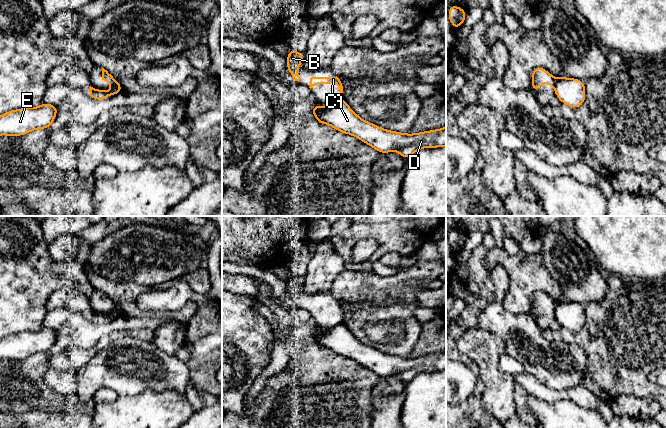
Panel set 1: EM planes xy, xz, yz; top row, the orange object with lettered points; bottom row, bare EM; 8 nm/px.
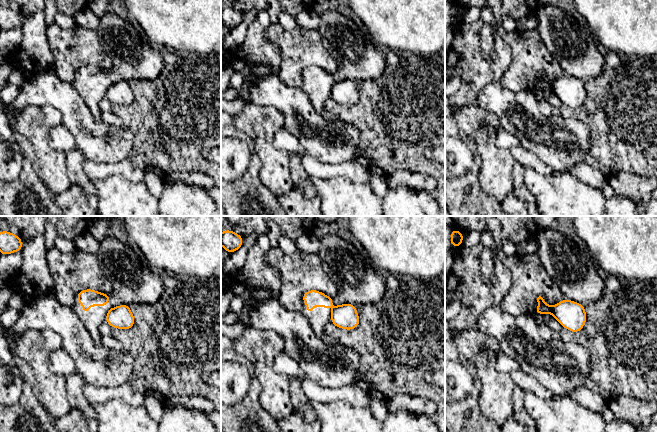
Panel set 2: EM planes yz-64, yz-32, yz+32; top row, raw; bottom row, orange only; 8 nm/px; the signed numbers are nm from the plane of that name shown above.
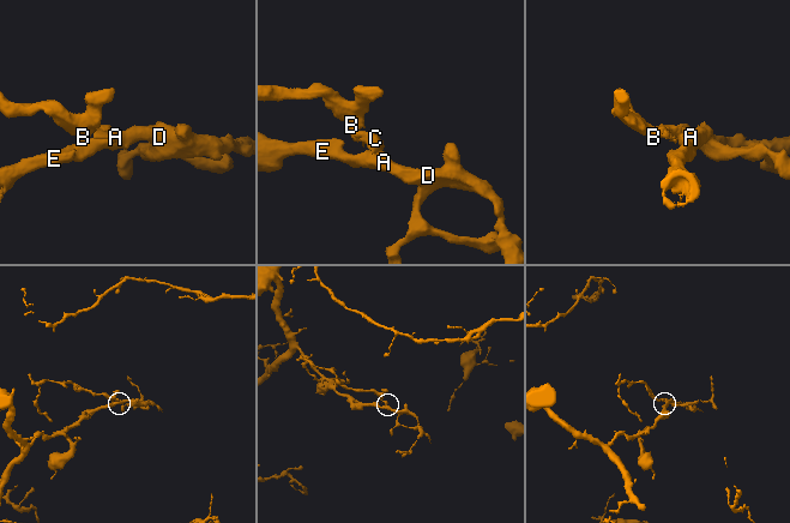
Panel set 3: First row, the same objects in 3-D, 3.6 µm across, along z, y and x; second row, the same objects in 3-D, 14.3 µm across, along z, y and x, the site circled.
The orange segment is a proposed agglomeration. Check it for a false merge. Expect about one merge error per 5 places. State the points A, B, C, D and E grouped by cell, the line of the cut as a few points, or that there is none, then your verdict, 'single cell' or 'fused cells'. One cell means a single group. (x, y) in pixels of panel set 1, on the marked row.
A D E / B C | yz (559, 78), (554, 87) | fused cells

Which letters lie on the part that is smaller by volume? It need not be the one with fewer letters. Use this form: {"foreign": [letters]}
{"foreign": ["B", "C"]}

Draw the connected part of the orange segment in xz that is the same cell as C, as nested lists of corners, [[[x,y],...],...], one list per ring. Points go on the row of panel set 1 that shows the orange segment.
[[[311,77],[310,78],[310,89],[318,84],[336,84],[340,89],[340,96],[335,98],[335,102],[342,100],[343,98],[343,86],[340,79],[336,77]]]

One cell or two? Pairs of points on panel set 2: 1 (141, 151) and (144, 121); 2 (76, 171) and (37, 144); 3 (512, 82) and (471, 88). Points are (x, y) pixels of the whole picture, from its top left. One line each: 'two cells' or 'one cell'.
1: one cell
2: two cells
3: two cells

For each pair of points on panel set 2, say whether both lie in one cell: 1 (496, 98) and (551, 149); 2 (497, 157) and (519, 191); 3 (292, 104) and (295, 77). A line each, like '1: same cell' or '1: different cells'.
1: same cell
2: different cells
3: different cells

